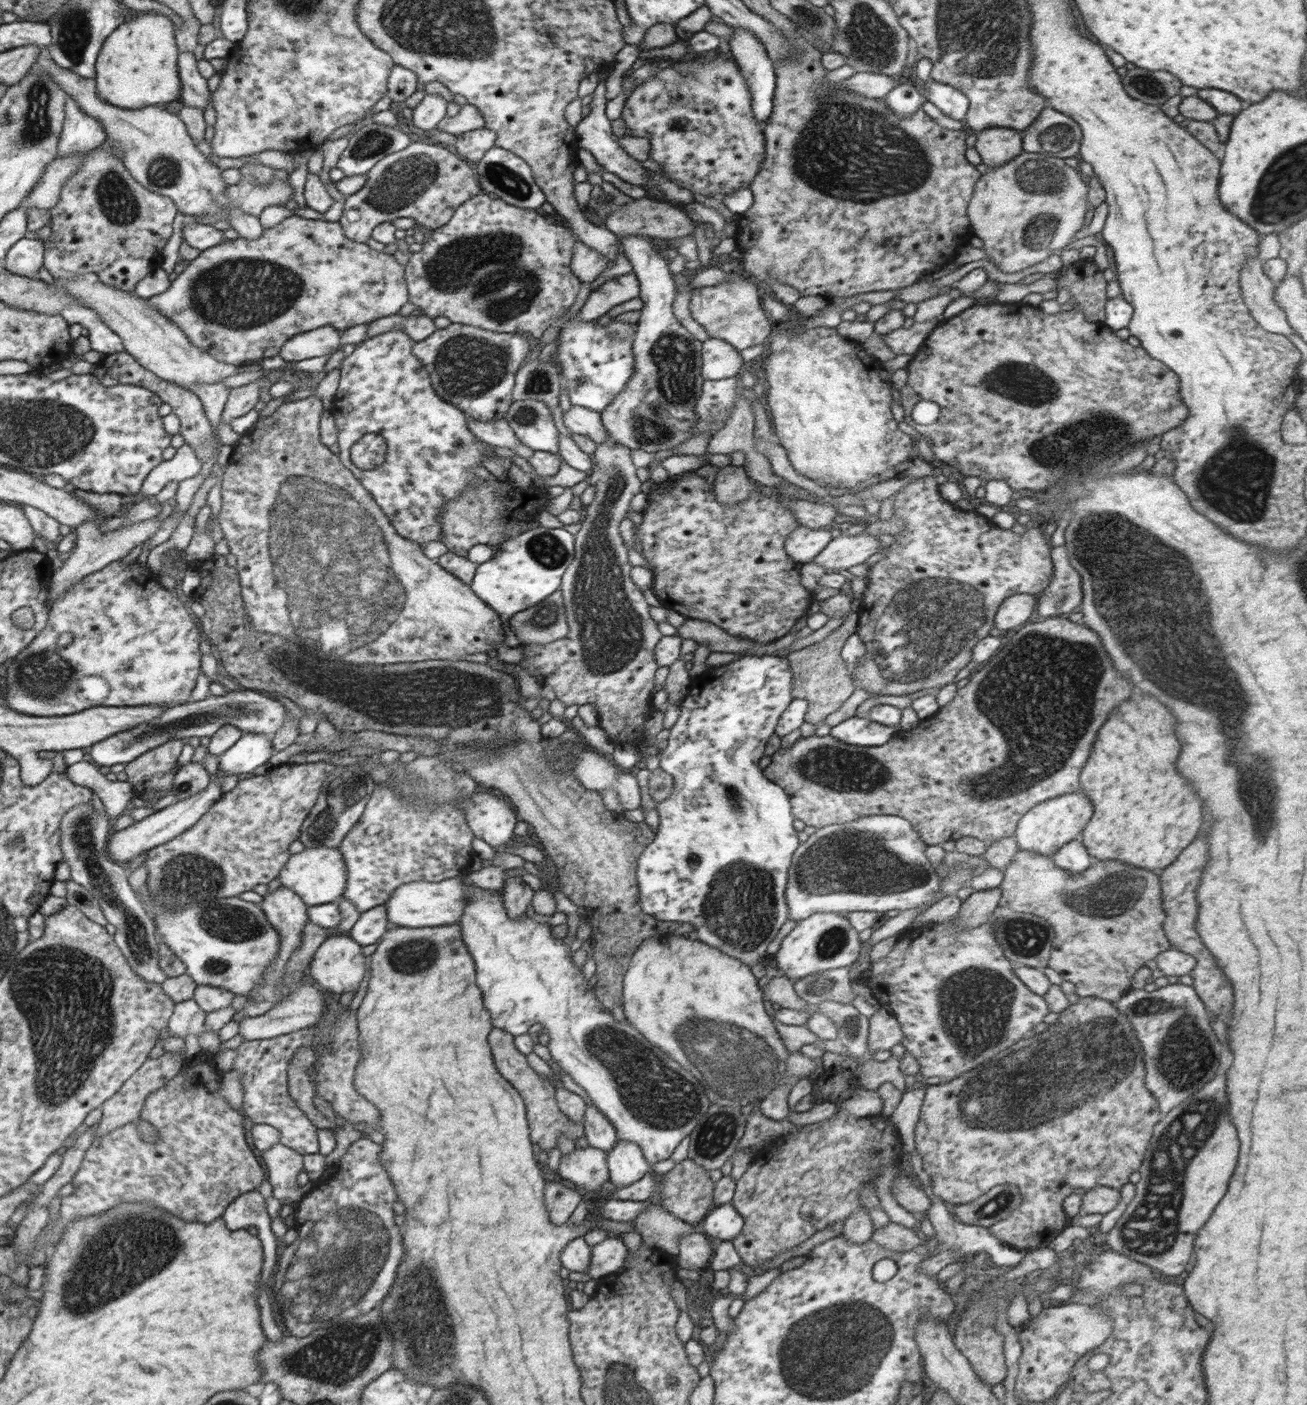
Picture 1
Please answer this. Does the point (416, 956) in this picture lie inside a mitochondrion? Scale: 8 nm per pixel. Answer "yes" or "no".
yes

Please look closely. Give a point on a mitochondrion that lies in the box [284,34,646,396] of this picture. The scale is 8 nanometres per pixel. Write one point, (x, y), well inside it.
(489, 269)

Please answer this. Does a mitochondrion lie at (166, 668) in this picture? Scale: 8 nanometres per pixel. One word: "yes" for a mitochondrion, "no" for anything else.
no

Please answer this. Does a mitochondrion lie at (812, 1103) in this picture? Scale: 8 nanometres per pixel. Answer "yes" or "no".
no

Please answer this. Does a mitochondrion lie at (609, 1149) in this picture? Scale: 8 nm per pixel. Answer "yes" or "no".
no

